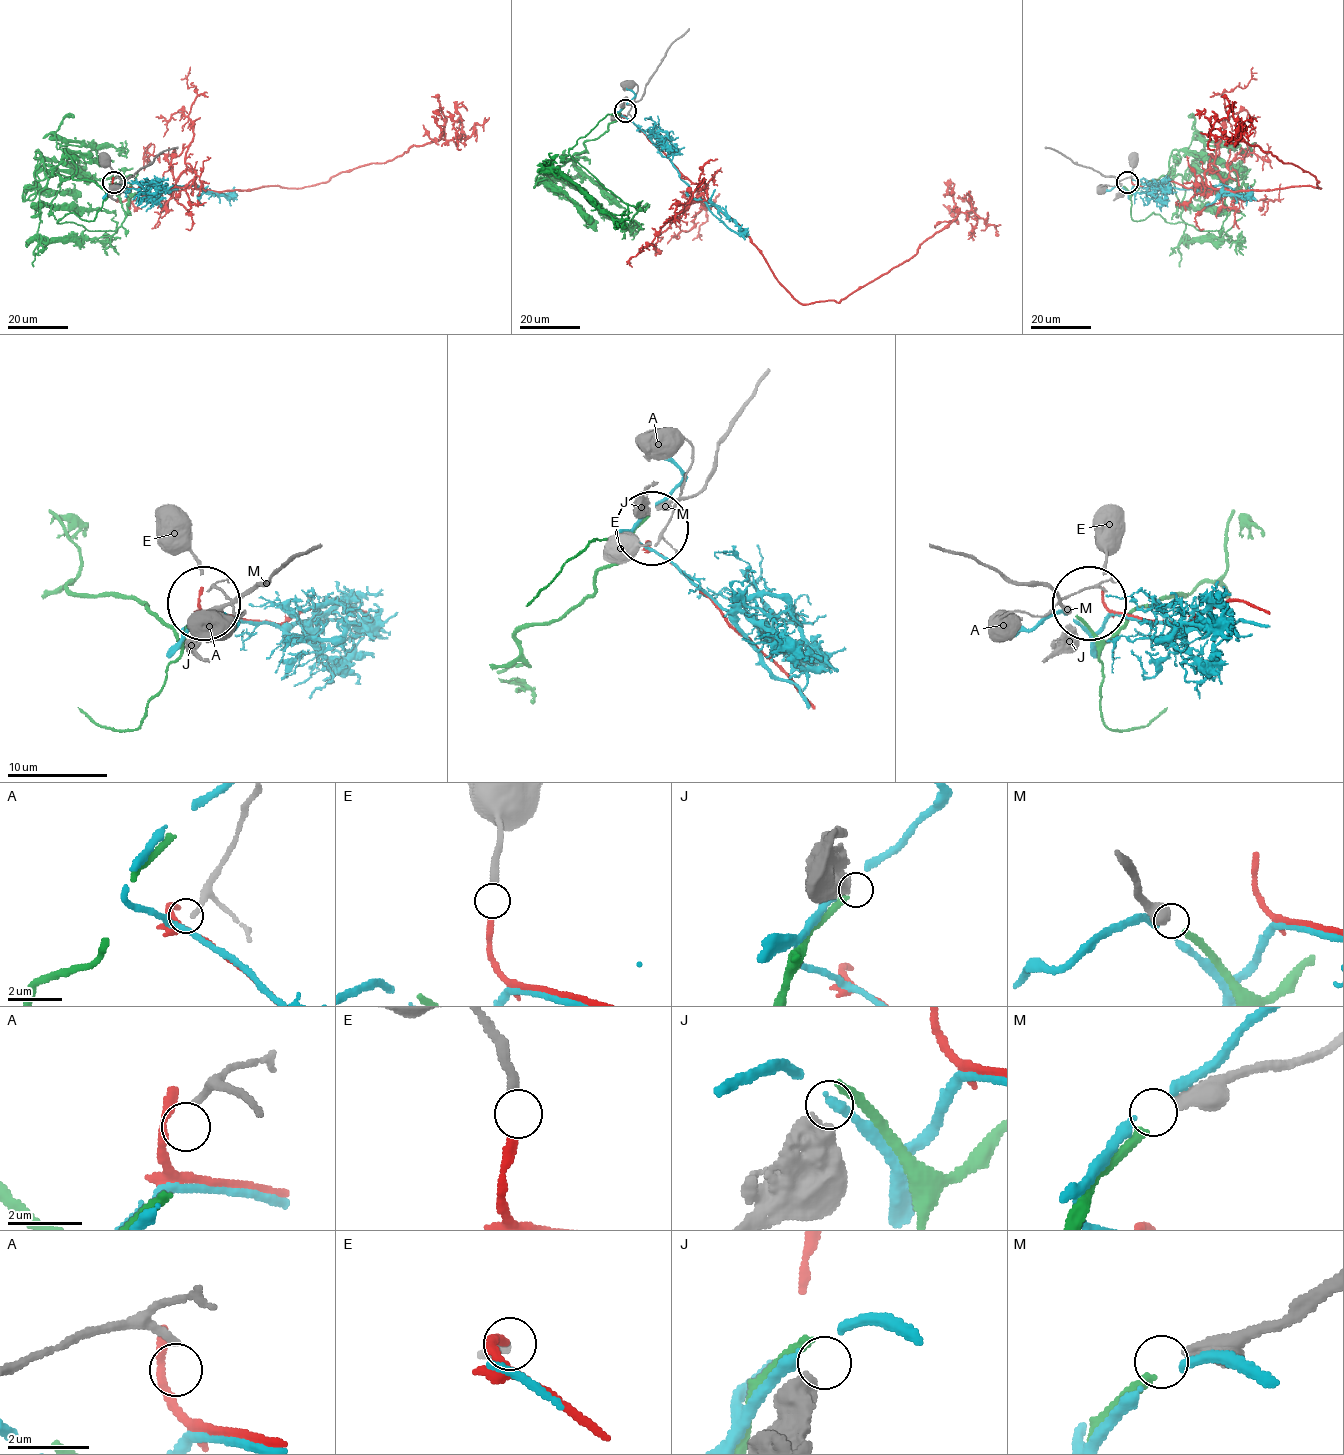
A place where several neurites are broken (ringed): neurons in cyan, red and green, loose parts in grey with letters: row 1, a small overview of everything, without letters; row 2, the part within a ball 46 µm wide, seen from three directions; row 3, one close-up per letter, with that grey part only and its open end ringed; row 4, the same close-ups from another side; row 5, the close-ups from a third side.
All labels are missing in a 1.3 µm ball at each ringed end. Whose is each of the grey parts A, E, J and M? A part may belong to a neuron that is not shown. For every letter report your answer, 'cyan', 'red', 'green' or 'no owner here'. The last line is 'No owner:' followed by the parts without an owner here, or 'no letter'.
A: no owner here
E: red
J: no owner here
M: green
No owner: A, J

